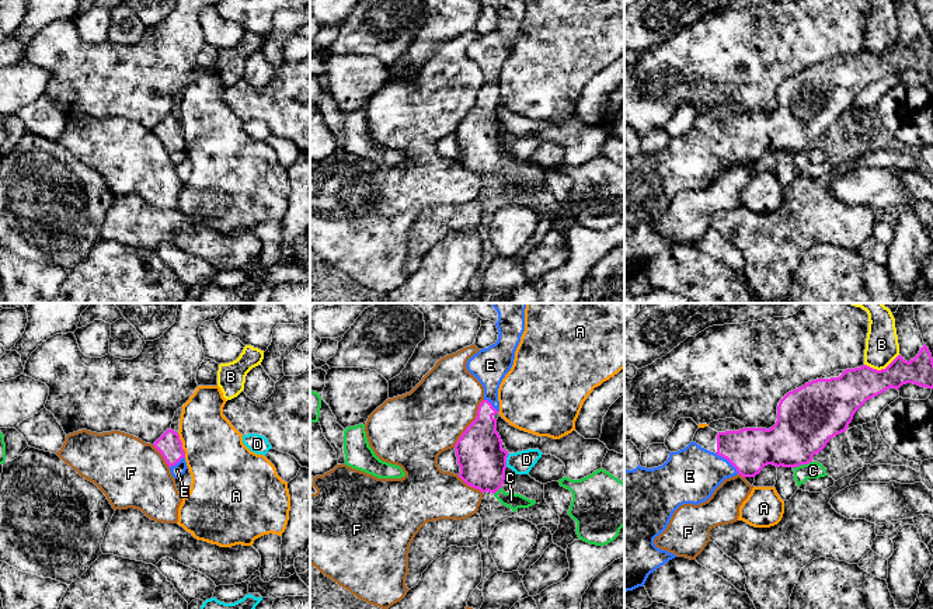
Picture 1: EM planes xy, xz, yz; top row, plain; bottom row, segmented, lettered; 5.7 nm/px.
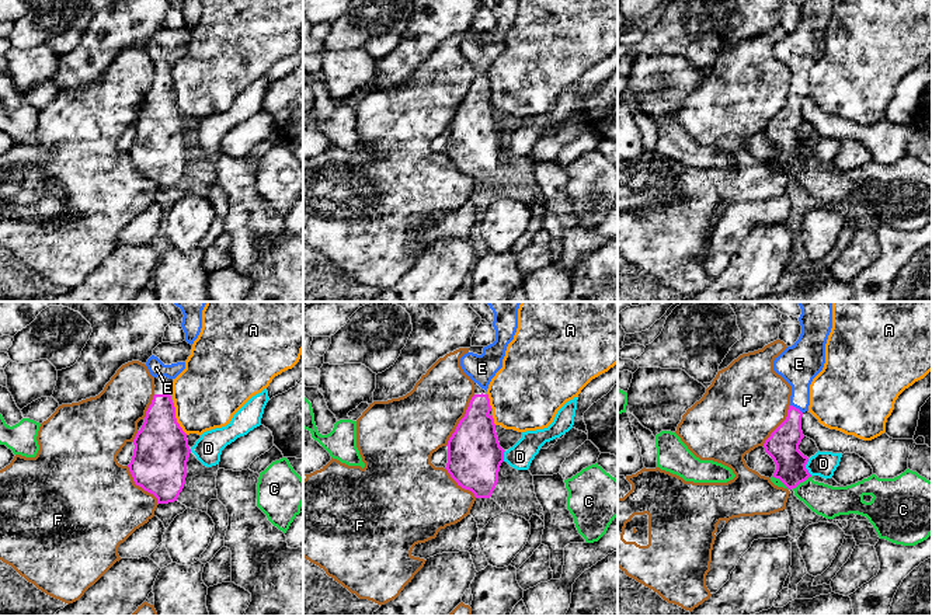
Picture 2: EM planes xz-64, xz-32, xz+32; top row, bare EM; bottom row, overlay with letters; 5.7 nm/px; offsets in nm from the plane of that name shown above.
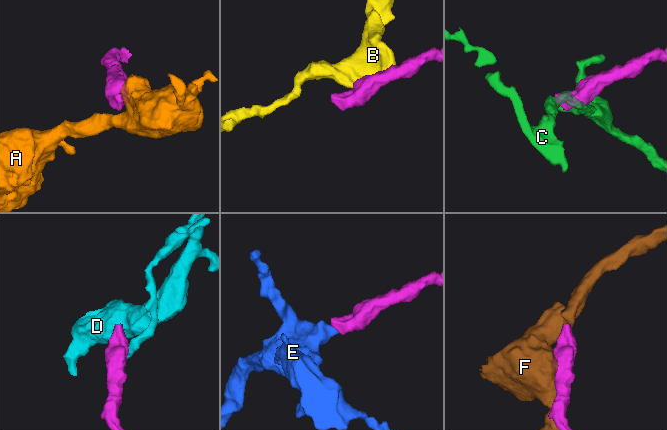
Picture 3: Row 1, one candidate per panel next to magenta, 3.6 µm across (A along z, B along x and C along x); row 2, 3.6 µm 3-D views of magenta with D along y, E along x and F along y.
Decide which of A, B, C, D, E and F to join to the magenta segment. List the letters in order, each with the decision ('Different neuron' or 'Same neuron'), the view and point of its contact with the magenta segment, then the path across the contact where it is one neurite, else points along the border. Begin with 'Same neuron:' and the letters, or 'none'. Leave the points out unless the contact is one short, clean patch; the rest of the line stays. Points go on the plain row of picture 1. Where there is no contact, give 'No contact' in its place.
Same neuron: E
A: Different neuron. Touches magenta at xy (181, 128). Boundary: xy (177, 119), (184, 135)
B: Different neuron. Touches magenta at yz (881, 55). Boundary: yz (898, 39), (884, 54), (873, 55), (864, 51)
C: Different neuron. Touches magenta at yz (801, 149)
D: Different neuron. Touches magenta at xz (505, 146). Boundary: xz (509, 139), (505, 152)
E: Same neuron. Touches magenta at yz (728, 146). Path across: yz (749, 135), (738, 138), (728, 146), (689, 162)
F: Different neuron. Touches magenta at xz (472, 108)

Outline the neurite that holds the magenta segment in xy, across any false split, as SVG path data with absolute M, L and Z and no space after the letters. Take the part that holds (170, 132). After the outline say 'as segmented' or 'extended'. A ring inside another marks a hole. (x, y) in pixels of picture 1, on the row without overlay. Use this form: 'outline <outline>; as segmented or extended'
outline M170 114L153 130L164 143L173 163L181 163L188 152L180 121Z; extended

